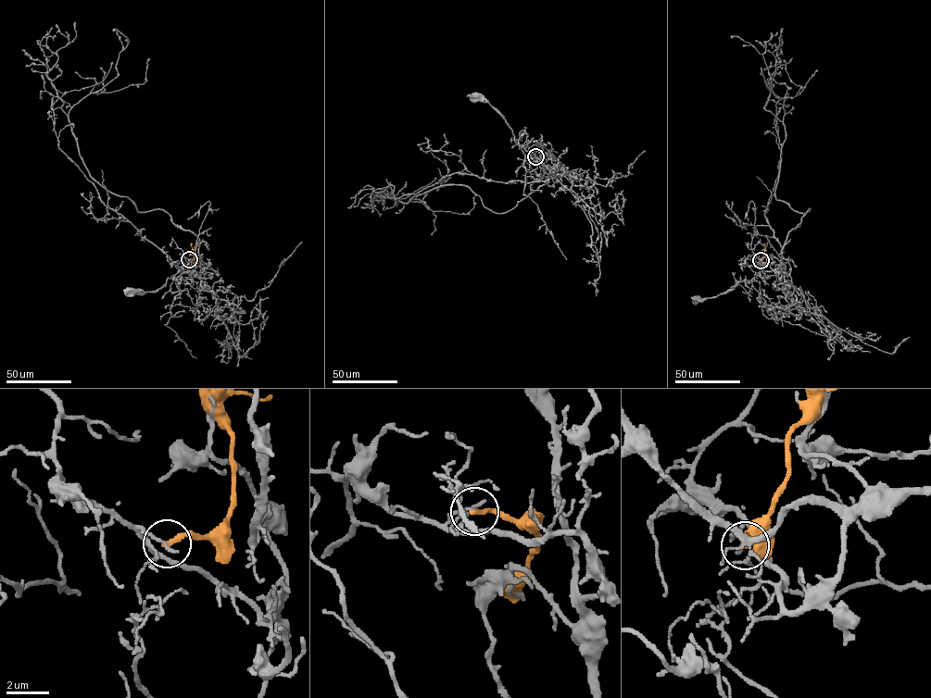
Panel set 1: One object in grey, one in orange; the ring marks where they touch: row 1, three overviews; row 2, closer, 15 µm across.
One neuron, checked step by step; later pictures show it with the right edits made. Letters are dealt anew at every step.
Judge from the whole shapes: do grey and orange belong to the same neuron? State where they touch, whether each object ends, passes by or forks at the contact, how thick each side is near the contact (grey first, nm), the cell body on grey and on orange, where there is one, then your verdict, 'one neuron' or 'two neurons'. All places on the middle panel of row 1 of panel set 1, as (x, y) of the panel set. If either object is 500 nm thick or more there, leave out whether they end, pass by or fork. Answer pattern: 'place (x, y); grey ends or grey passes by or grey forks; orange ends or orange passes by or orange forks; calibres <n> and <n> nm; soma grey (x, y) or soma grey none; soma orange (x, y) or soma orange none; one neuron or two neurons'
place (535, 156); grey ends; orange ends; calibres 160 and 240 nm; soma grey (476, 97); soma orange none; two neurons

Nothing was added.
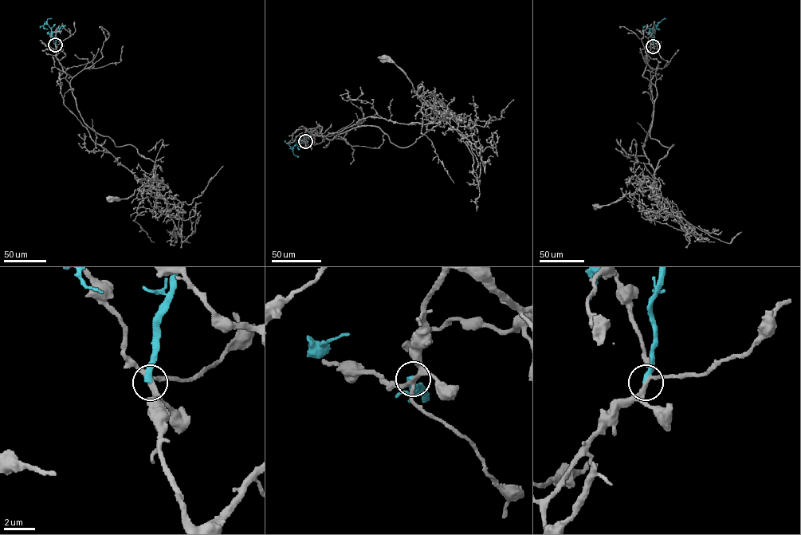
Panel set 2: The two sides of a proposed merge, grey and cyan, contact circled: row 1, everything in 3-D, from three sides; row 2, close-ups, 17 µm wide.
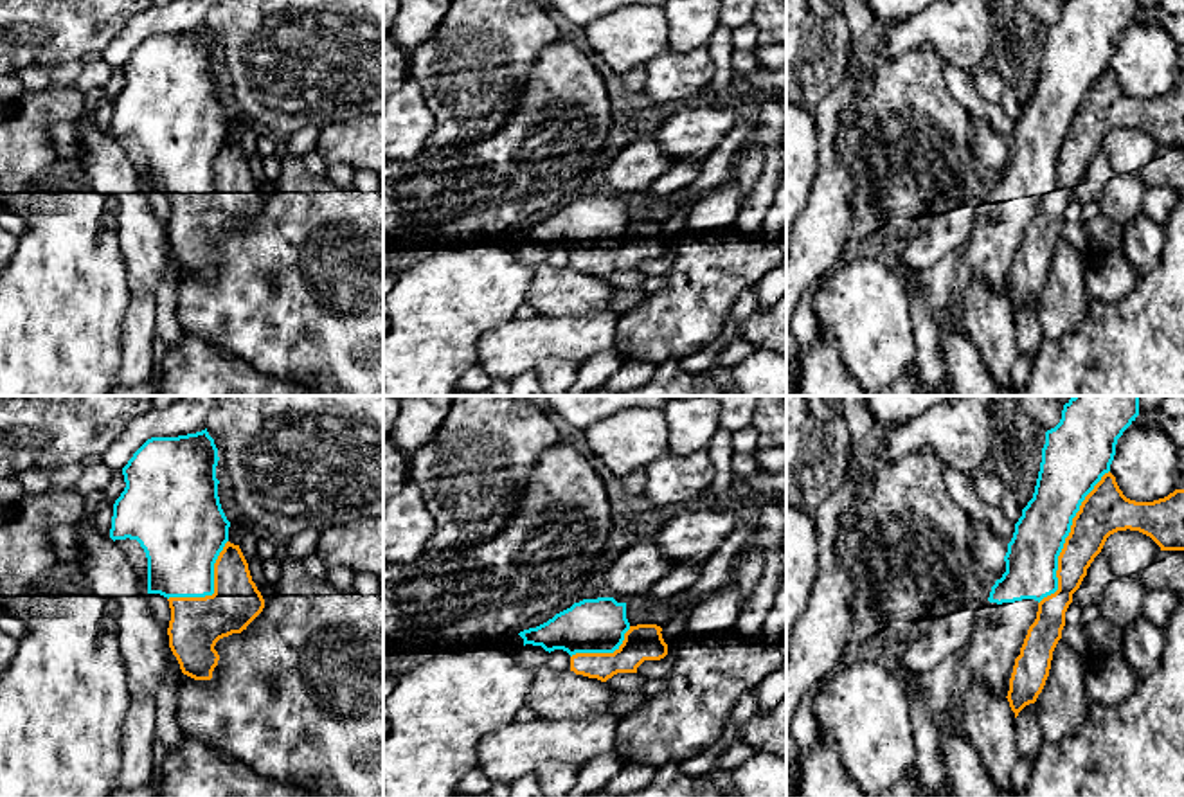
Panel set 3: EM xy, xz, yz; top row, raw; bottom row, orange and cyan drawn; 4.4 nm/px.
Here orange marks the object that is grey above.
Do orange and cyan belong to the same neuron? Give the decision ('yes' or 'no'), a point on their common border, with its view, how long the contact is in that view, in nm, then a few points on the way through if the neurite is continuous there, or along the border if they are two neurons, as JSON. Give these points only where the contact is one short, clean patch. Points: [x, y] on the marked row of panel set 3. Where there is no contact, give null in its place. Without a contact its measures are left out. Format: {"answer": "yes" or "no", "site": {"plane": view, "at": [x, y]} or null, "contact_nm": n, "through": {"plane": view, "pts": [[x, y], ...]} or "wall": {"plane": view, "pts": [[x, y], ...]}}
{"answer": "no", "site": {"plane": "yz", "at": [1066, 538]}, "contact_nm": 700}

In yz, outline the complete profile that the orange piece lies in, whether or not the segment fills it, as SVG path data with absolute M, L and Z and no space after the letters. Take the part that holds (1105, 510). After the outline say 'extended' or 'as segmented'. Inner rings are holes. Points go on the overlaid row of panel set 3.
M1108 471L1085 497L1058 556L1058 590L1038 603L1036 619L1015 658L1006 696L1015 718L1036 702L1045 685L1065 612L1087 569L1107 538L1126 529L1150 536L1161 551L1184 551L1184 489L1153 502L1135 502L1123 495Z; as segmented

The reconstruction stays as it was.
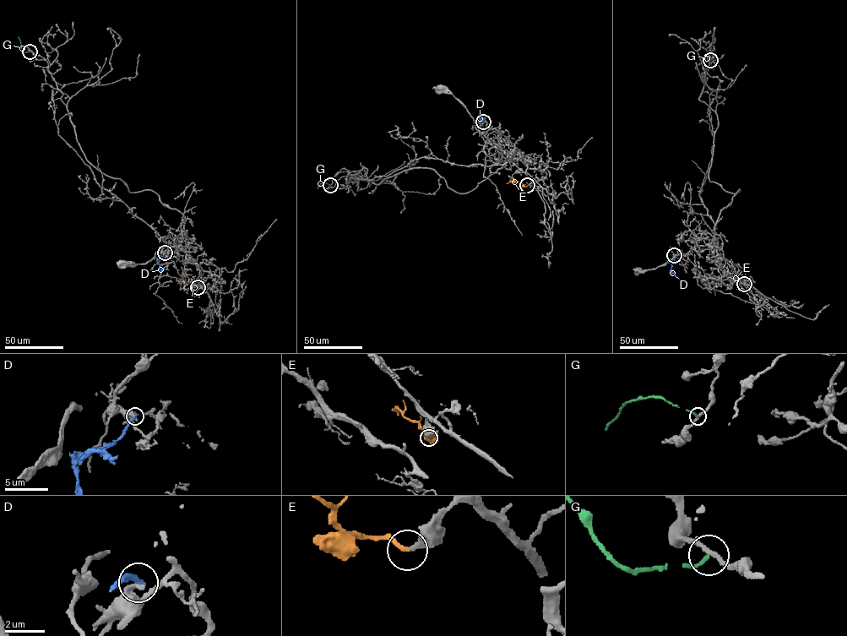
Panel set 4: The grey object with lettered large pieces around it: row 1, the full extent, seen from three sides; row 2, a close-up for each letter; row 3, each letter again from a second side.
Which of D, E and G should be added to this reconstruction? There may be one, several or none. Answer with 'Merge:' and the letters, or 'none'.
Merge: E

